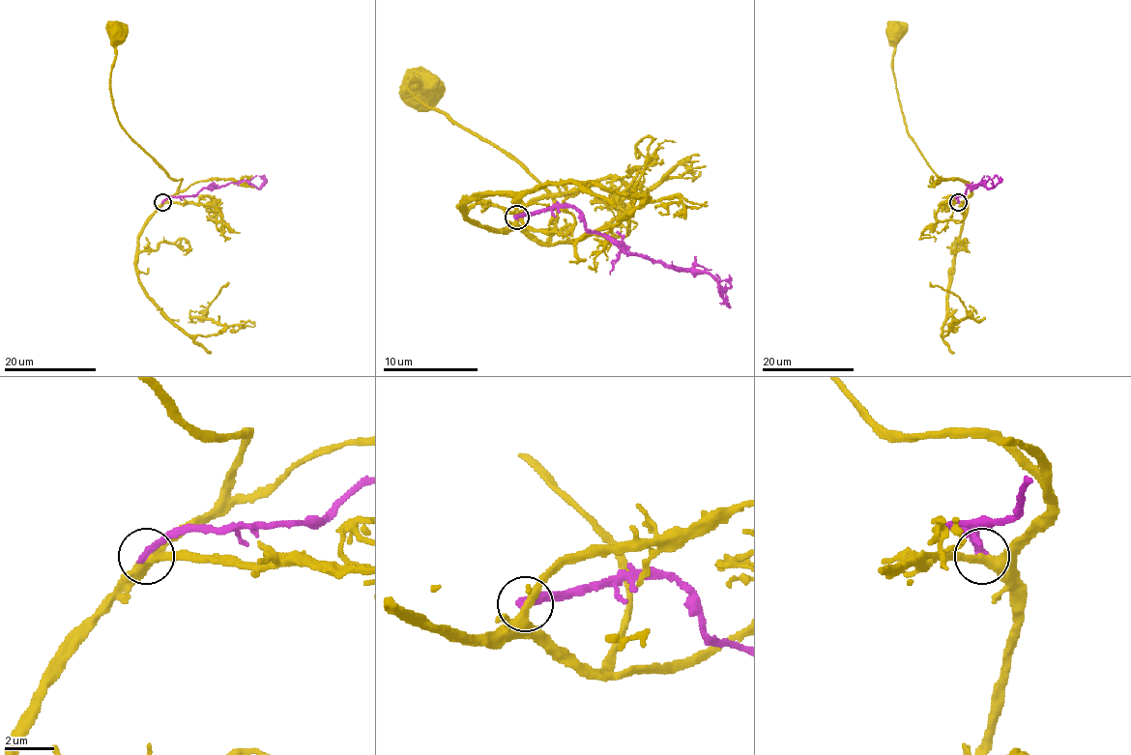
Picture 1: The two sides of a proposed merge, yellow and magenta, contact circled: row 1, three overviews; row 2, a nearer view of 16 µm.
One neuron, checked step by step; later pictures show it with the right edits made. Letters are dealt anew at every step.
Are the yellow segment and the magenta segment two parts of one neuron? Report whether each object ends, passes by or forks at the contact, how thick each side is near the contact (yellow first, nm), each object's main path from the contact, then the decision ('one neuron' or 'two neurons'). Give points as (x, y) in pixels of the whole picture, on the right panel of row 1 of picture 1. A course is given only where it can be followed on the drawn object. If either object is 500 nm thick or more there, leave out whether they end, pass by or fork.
yellow passes by | magenta ends | 360/360 nm | yellow via (959, 202), (971, 192), (969, 188), (960, 180), (942, 180), (908, 132), (894, 76), (896, 32) | magenta via (959, 202), (954, 196), (961, 196), (968, 188), (984, 180), (990, 188), (992, 180), (986, 176) | two neurons

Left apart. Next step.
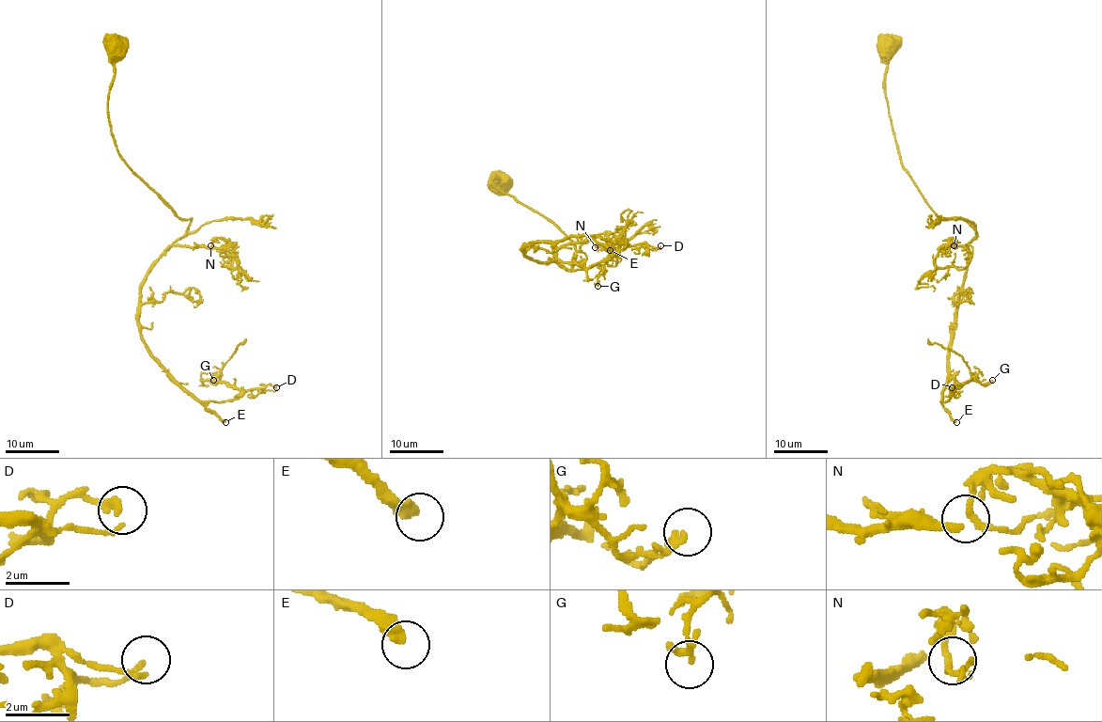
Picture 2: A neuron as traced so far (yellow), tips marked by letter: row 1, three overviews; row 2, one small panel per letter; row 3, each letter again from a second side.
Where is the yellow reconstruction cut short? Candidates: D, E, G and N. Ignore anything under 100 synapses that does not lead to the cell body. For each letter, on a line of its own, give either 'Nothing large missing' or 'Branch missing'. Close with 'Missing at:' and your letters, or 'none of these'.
D: Nothing large missing
E: Branch missing
G: Nothing large missing
N: Nothing large missing
Missing at: E

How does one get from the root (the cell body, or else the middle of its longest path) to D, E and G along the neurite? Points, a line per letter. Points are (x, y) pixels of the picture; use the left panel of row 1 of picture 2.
D: (116, 46), (108, 95), (116, 151), (192, 220), (142, 286), (141, 338), (200, 400), (276, 387)
E: (116, 46), (108, 95), (116, 151), (181, 218), (192, 220), (142, 286), (141, 338), (179, 384), (225, 422)
G: (116, 46), (116, 151), (192, 220), (142, 286), (141, 338), (200, 400), (240, 391), (213, 380)

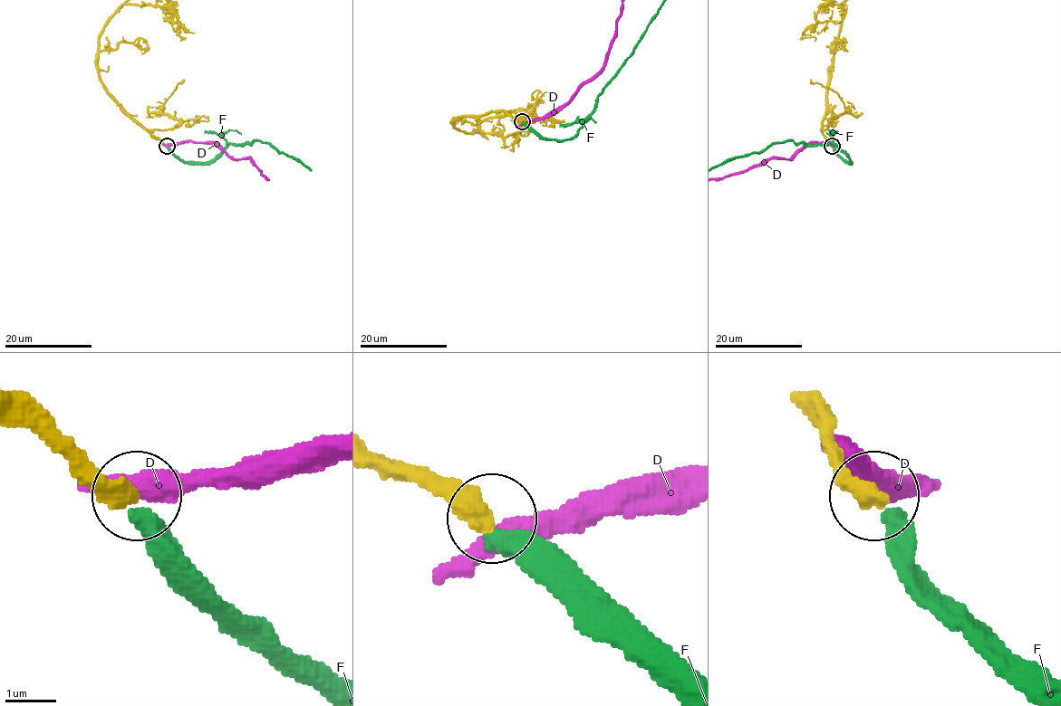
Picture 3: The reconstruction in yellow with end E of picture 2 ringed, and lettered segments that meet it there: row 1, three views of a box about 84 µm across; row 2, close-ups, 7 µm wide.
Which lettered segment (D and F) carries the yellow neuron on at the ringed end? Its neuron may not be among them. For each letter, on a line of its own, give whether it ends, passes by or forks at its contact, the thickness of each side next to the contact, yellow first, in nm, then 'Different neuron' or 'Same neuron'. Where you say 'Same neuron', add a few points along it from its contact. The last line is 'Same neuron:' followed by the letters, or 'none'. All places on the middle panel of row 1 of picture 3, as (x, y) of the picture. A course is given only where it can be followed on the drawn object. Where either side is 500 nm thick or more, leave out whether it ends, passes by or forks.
D: It passes by. Thickness 400 nm (yellow) against 420 nm. Different neuron
F: It ends there. Thickness 400 nm (yellow) against 380 nm. Different neuron
Same neuron: none

